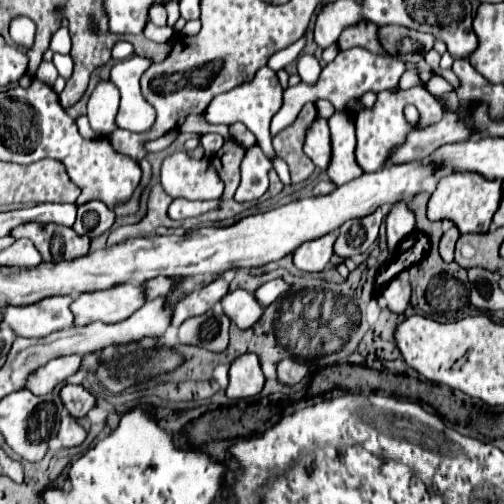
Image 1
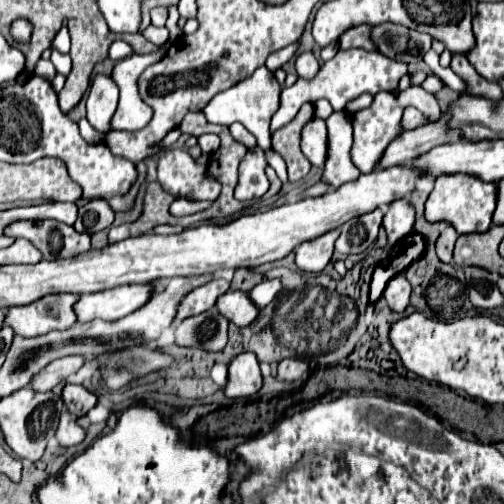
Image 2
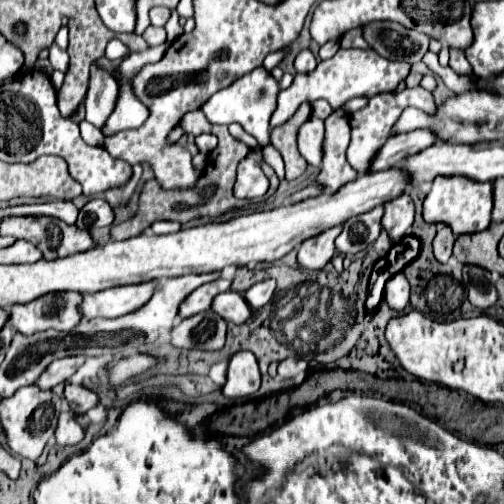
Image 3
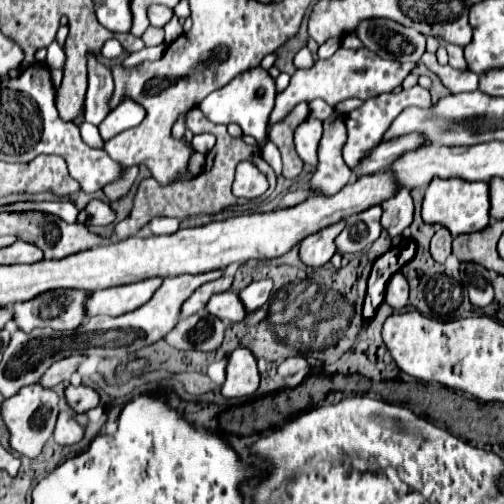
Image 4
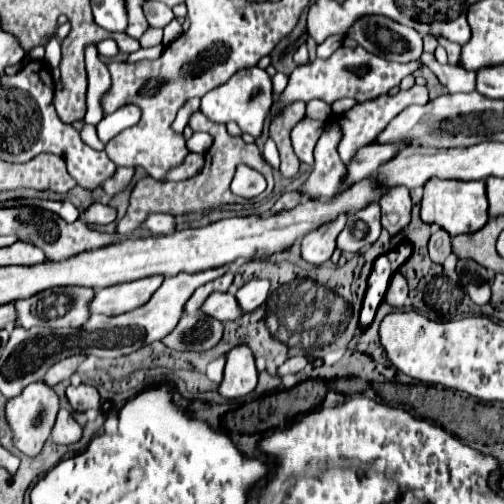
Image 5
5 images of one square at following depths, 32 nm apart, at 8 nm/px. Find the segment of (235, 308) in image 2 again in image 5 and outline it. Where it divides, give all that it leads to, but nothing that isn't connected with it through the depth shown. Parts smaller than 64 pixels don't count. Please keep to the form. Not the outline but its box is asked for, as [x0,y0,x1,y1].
[202,292,244,322]

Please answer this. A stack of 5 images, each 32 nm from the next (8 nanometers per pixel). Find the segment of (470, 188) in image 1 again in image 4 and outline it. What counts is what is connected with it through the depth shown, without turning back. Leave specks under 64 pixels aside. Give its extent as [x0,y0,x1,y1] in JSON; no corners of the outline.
[422,178,490,236]

